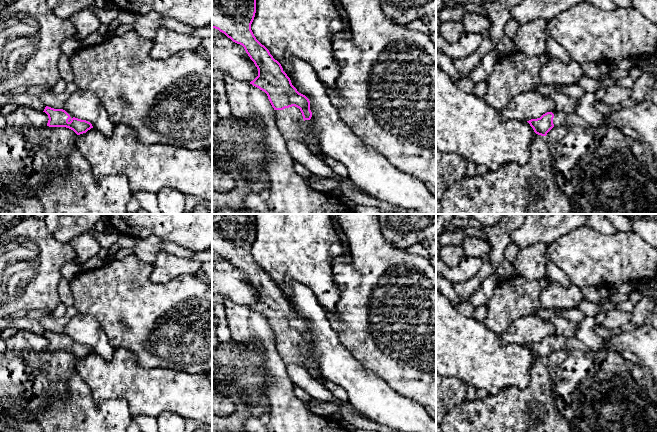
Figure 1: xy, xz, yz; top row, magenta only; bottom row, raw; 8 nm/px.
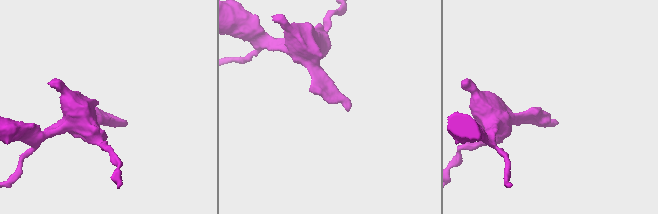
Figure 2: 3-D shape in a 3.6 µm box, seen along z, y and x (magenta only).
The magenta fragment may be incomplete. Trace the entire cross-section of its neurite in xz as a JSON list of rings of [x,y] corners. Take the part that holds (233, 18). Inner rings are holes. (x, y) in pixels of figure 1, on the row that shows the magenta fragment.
[[[212,0],[212,28],[218,29],[233,42],[242,45],[250,59],[254,62],[255,66],[258,69],[258,76],[253,81],[251,81],[250,84],[259,88],[267,94],[268,99],[275,110],[276,126],[280,130],[285,140],[297,140],[305,144],[314,155],[324,160],[326,156],[320,147],[318,137],[313,133],[312,129],[305,127],[305,130],[301,130],[299,128],[302,124],[304,124],[305,120],[310,120],[312,117],[312,112],[310,110],[310,101],[305,95],[297,91],[297,89],[292,85],[290,78],[283,71],[281,64],[273,58],[269,50],[264,45],[262,45],[254,36],[251,30],[251,24],[254,20],[255,13],[256,0]]]

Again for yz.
[[[547,112],[540,118],[527,121],[533,128],[534,132],[541,136],[546,136],[547,133],[557,126],[579,126],[587,128],[590,125],[580,116],[575,114],[567,114],[564,112]]]

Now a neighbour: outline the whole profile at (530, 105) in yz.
[[[533,90],[516,96],[498,112],[503,121],[527,122],[553,111],[556,111],[553,99]]]

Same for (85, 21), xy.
[[[89,8],[75,13],[70,20],[76,28],[76,36],[74,39],[81,44],[89,34],[97,31],[101,25],[100,20]]]

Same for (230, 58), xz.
[[[212,37],[212,69],[240,81],[253,81],[258,69],[244,47],[228,37]]]

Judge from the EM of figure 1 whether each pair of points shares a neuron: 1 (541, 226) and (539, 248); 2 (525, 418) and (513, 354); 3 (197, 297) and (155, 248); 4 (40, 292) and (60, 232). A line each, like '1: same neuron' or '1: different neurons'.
1: different neurons
2: different neurons
3: different neurons
4: different neurons

